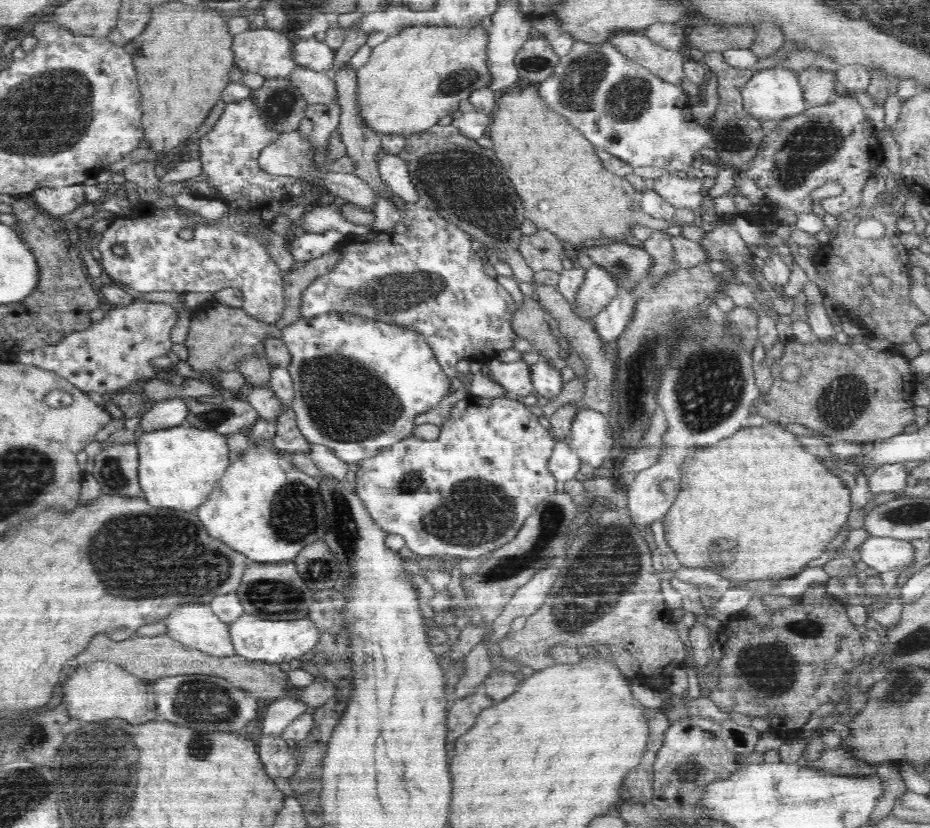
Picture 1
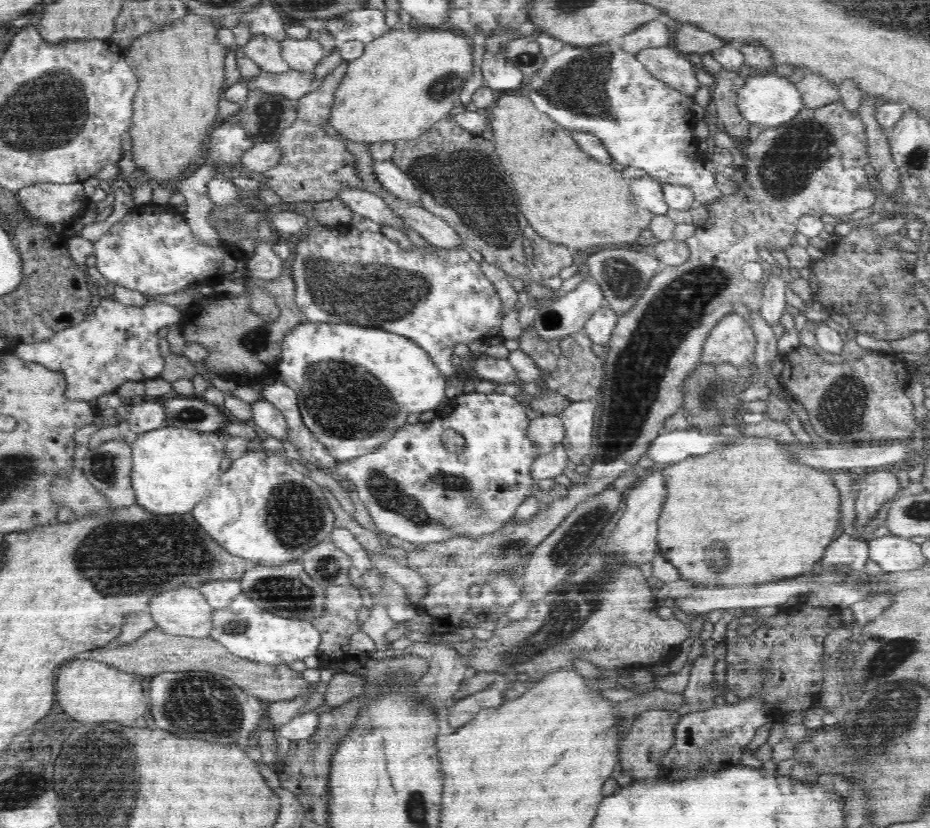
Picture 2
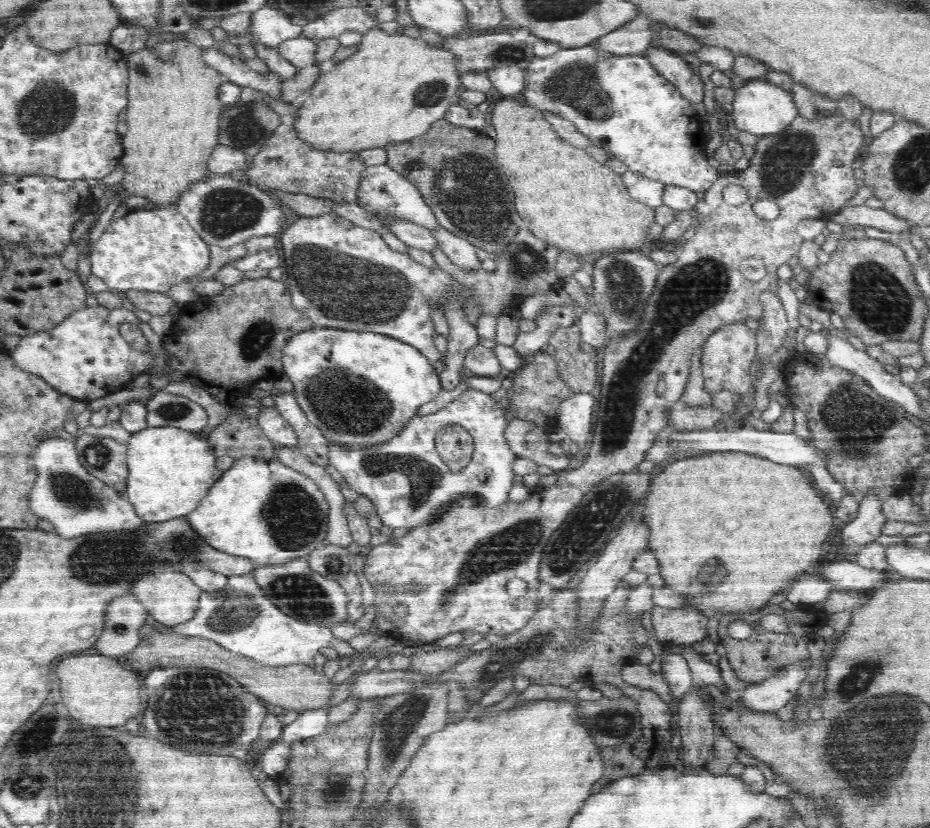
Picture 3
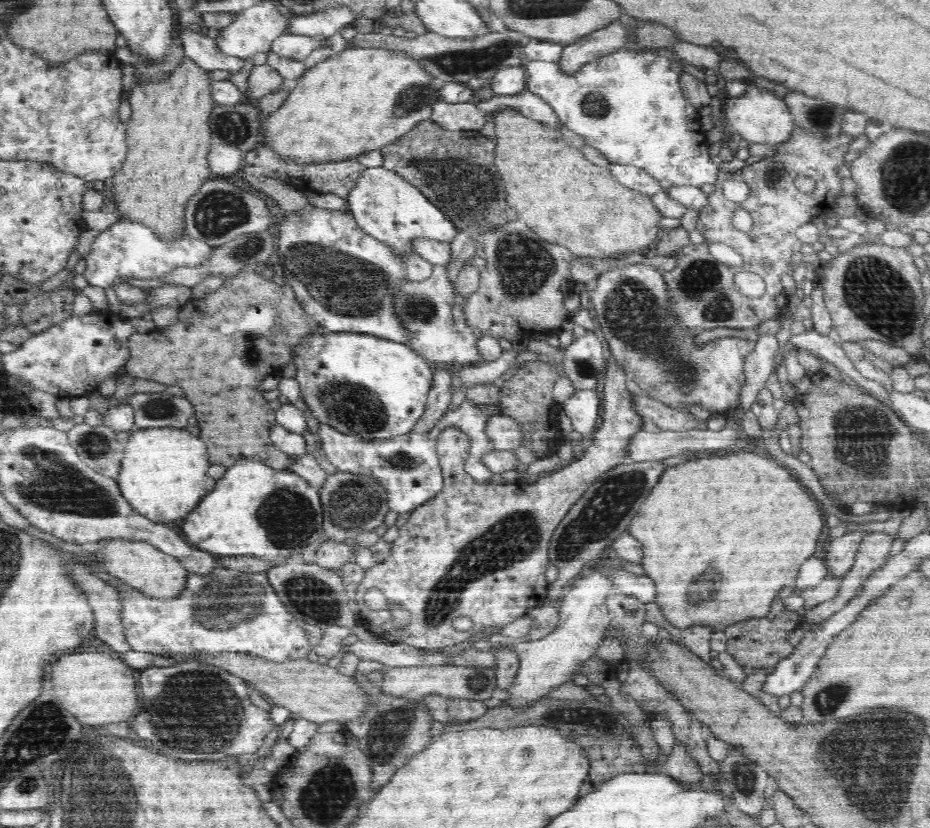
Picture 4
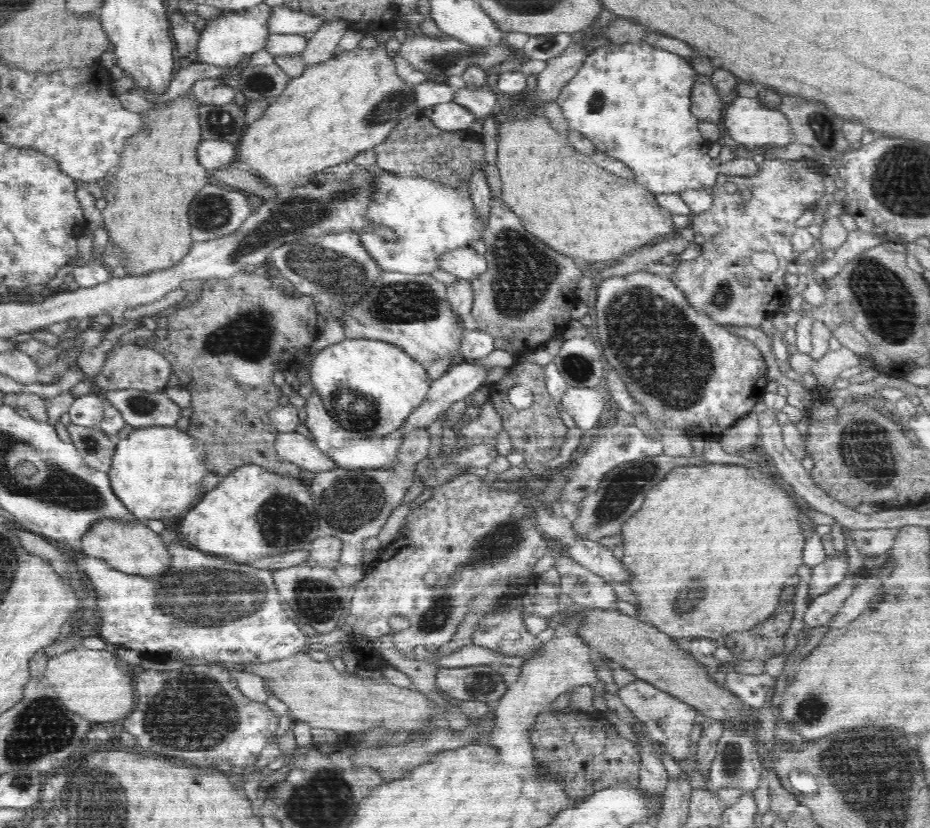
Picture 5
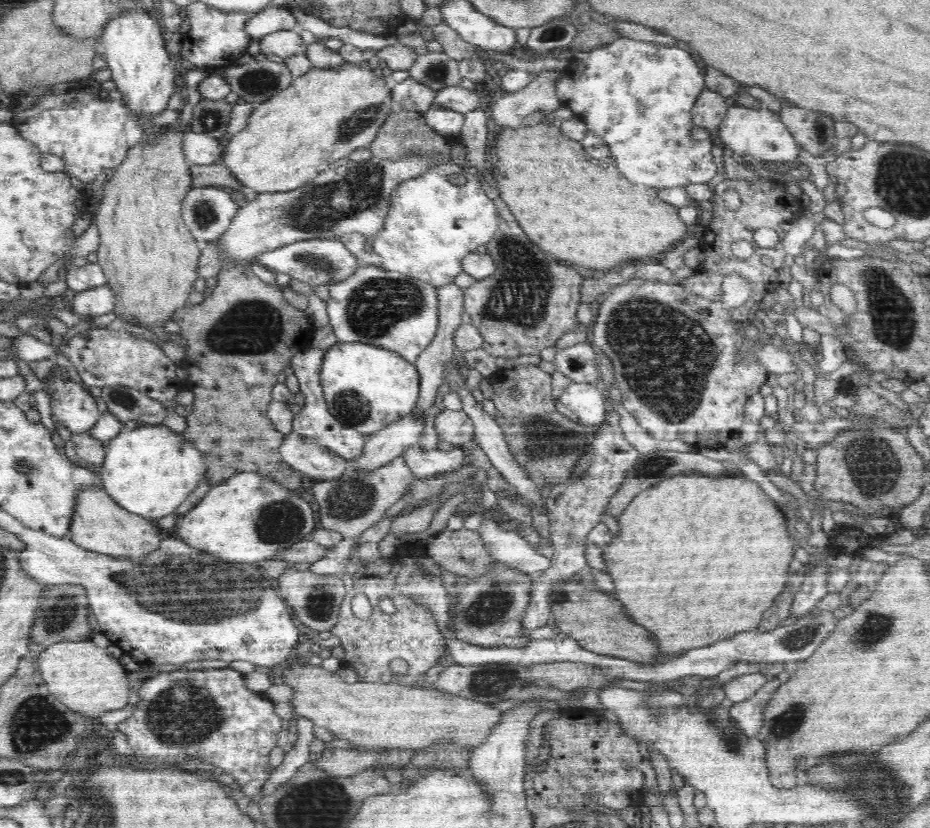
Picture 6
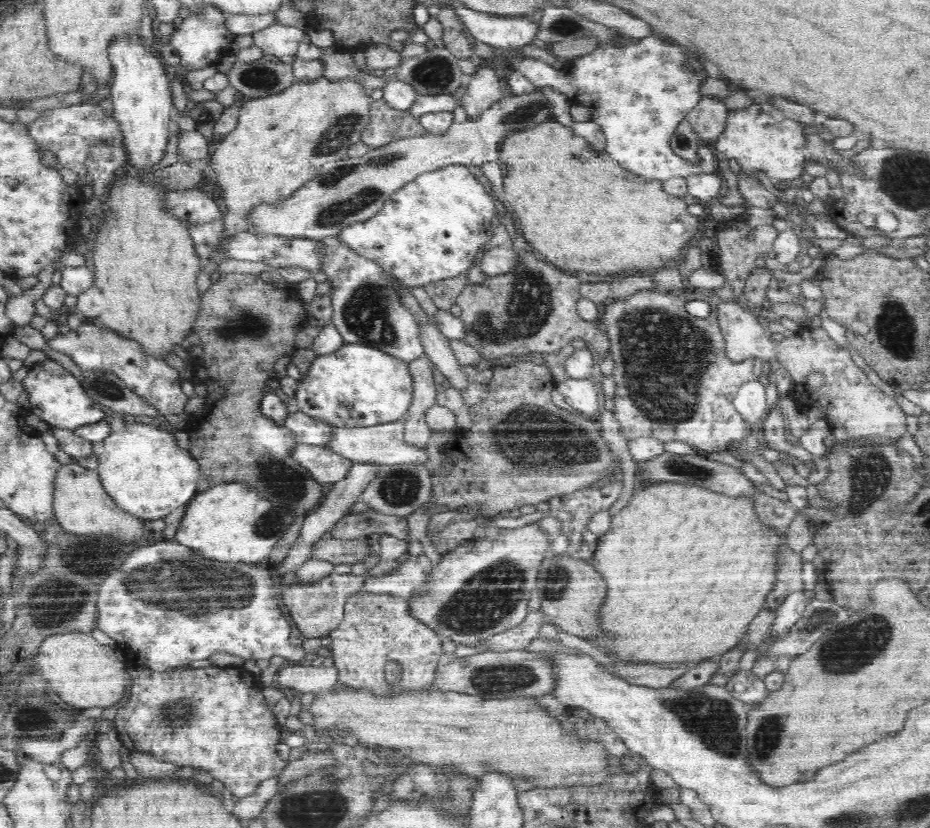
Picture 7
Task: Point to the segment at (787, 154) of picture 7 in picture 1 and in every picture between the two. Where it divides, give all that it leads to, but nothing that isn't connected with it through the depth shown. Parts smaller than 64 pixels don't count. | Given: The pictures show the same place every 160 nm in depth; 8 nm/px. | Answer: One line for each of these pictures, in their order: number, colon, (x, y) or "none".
1: (775, 93)
2: (768, 99)
3: (760, 107)
4: (759, 116)
5: (750, 122)
6: (759, 135)

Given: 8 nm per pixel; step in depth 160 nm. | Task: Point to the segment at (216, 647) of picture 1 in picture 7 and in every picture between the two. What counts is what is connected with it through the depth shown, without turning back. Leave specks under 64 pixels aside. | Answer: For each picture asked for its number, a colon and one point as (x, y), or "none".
2: (184, 612)
3: (170, 597)
4: (144, 567)
5: (131, 547)
6: (100, 524)
7: (81, 505)

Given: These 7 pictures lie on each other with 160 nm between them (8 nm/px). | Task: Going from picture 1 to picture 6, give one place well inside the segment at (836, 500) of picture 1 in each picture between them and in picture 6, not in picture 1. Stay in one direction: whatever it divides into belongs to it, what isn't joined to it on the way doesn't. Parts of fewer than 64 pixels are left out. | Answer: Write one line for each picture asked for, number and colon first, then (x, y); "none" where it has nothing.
2: (712, 497)
3: (766, 523)
4: (745, 522)
5: (736, 529)
6: (698, 559)

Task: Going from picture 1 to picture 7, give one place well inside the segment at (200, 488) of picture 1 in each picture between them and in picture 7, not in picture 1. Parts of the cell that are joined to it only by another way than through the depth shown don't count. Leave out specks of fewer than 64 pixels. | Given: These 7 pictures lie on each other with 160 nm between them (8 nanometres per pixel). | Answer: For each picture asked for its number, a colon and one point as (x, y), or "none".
2: (173, 468)
3: (170, 470)
4: (164, 473)
5: (157, 471)
6: (150, 470)
7: (141, 467)

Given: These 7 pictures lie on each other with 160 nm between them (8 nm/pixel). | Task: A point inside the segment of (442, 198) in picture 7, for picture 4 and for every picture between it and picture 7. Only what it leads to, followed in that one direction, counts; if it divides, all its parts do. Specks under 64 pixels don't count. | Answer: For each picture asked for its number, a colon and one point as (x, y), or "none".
4: (387, 207)
5: (427, 218)
6: (433, 221)

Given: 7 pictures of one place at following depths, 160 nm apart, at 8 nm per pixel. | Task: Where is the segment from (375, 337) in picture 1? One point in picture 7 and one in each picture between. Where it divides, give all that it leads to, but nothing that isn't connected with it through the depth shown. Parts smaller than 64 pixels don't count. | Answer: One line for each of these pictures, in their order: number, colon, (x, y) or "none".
2: (356, 386)
3: (359, 388)
4: (364, 386)
5: (371, 387)
6: (366, 387)
7: (355, 386)

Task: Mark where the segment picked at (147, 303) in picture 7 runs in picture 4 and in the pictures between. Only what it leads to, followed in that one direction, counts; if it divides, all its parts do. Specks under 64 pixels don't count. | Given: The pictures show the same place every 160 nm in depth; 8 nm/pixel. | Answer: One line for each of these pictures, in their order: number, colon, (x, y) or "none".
4: (168, 135)
5: (148, 201)
6: (149, 257)

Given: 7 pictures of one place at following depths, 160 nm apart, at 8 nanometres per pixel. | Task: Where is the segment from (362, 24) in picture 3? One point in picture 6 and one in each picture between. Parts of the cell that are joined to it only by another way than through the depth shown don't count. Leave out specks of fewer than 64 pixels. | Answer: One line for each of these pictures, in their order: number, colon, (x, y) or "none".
4: (326, 23)
5: (283, 20)
6: (272, 18)

